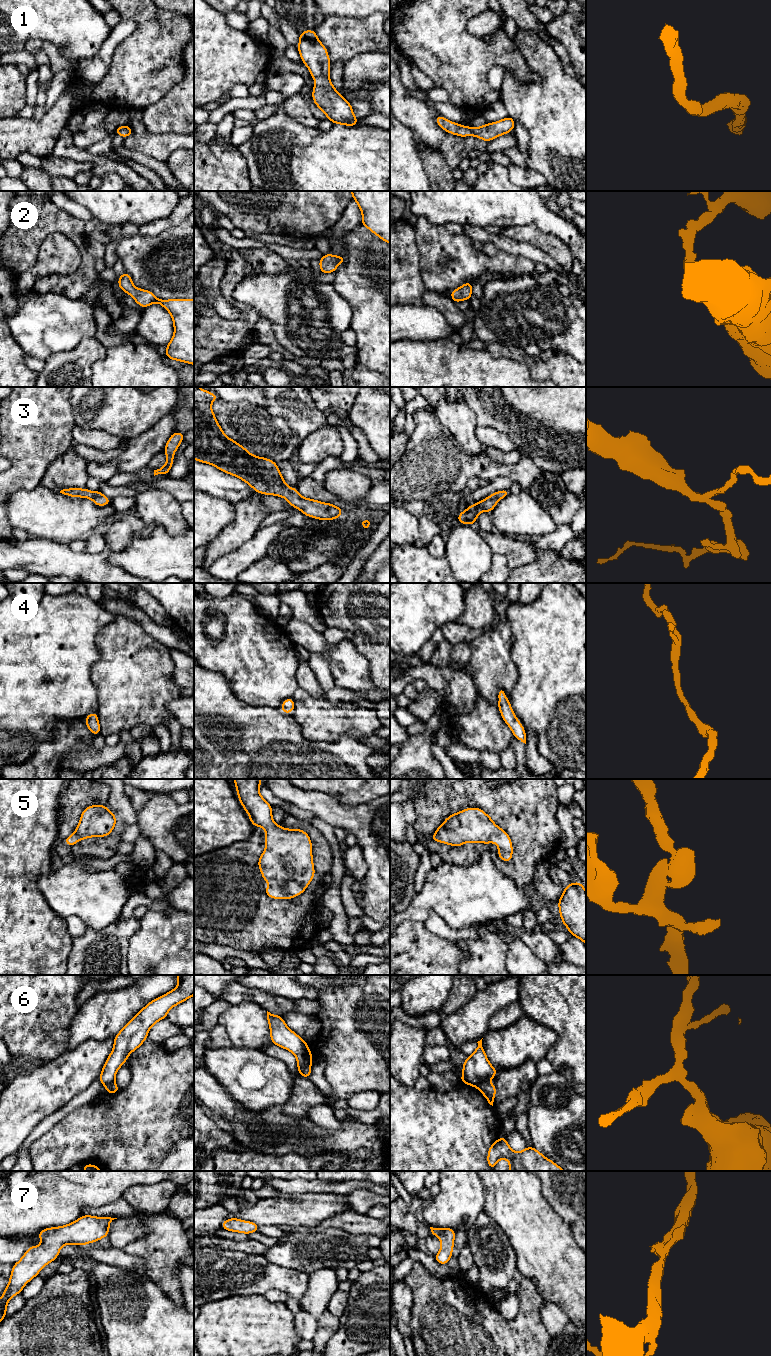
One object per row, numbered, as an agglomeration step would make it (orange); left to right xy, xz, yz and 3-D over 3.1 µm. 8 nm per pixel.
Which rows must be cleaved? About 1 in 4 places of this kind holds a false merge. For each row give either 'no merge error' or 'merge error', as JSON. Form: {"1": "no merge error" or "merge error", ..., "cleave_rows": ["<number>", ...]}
{"1": "no merge error", "2": "no merge error", "3": "no merge error", "4": "no merge error", "5": "no merge error", "6": "merge error", "7": "no merge error", "cleave_rows": ["6"]}

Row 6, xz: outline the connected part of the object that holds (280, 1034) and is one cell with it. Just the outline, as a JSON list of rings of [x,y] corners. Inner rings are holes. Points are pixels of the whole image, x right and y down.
[[[267,1011],[267,1020],[270,1027],[272,1044],[292,1052],[298,1065],[298,1074],[309,1067],[312,1062],[312,1053],[308,1044],[295,1032],[289,1029],[281,1016],[273,1015]]]

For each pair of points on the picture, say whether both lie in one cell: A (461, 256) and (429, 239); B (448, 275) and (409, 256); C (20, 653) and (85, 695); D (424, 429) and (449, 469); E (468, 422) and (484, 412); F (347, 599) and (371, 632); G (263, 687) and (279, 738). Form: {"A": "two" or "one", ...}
{"A": "one", "B": "two", "C": "one", "D": "one", "E": "two", "F": "one", "G": "two"}

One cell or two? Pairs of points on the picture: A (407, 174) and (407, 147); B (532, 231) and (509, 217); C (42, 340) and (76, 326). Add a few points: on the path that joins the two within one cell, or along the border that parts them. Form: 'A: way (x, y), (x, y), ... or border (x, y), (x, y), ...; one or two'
A: way (407, 167), (407, 154); one
B: border (503, 228), (534, 224), (545, 233); two
C: way (50, 332), (56, 326), (68, 326); one

